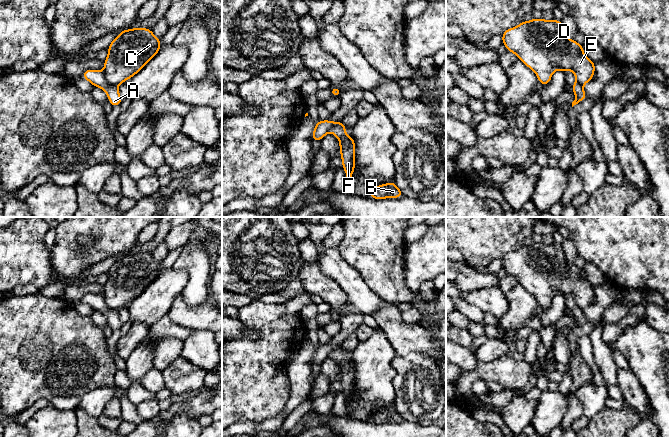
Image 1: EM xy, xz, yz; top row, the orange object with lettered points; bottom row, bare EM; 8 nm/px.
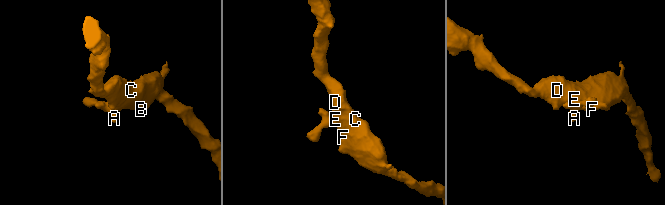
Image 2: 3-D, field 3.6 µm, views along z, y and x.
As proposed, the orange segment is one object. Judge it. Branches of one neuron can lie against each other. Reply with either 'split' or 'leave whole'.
split

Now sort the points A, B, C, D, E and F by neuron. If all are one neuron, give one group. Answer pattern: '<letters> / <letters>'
A / B C D E F

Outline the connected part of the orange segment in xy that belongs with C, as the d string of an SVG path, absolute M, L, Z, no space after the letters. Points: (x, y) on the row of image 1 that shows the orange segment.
M141 26L134 29L126 29L108 46L108 56L104 61L104 77L110 85L119 85L132 78L161 50L161 38L157 38L151 29Z

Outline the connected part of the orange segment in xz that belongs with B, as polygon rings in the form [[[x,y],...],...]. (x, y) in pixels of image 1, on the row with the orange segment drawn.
[[[392,180],[387,184],[375,186],[374,189],[368,193],[368,196],[372,199],[386,199],[400,198],[404,196],[404,194]]]

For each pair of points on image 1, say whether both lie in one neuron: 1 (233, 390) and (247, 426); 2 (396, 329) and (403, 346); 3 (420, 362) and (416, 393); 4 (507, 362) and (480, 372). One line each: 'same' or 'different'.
1: different
2: same
3: same
4: same

